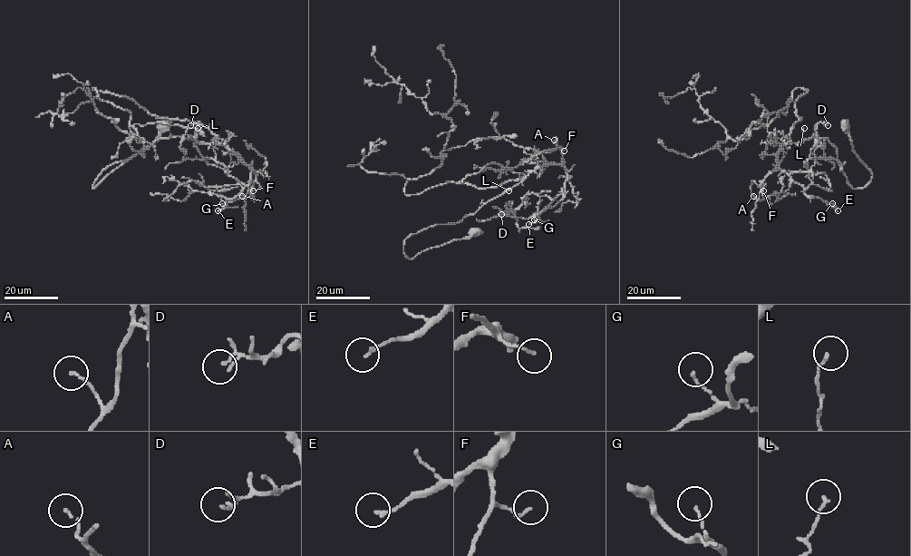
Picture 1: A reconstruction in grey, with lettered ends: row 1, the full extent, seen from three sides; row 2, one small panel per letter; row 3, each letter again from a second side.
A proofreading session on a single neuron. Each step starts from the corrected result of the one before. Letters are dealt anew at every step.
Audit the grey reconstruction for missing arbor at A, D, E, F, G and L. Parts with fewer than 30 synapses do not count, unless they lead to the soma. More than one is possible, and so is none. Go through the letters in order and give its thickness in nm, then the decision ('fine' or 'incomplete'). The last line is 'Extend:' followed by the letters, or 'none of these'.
A: 110 nm | fine
D: 70 nm | fine
E: 160 nm | fine
F: 120 nm | fine
G: 110 nm | fine
L: 130 nm | fine
Extend: none of these

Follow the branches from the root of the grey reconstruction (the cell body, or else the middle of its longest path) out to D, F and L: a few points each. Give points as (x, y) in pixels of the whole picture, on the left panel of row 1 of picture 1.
D: (164, 125), (92, 188), (176, 136), (222, 143), (254, 170), (254, 185), (203, 157), (200, 122), (190, 125)
F: (164, 125), (92, 188), (157, 140), (181, 136), (236, 153), (251, 169), (253, 190)
L: (164, 125), (161, 133), (147, 147), (109, 165), (92, 188), (157, 140), (176, 136), (193, 140), (198, 128)

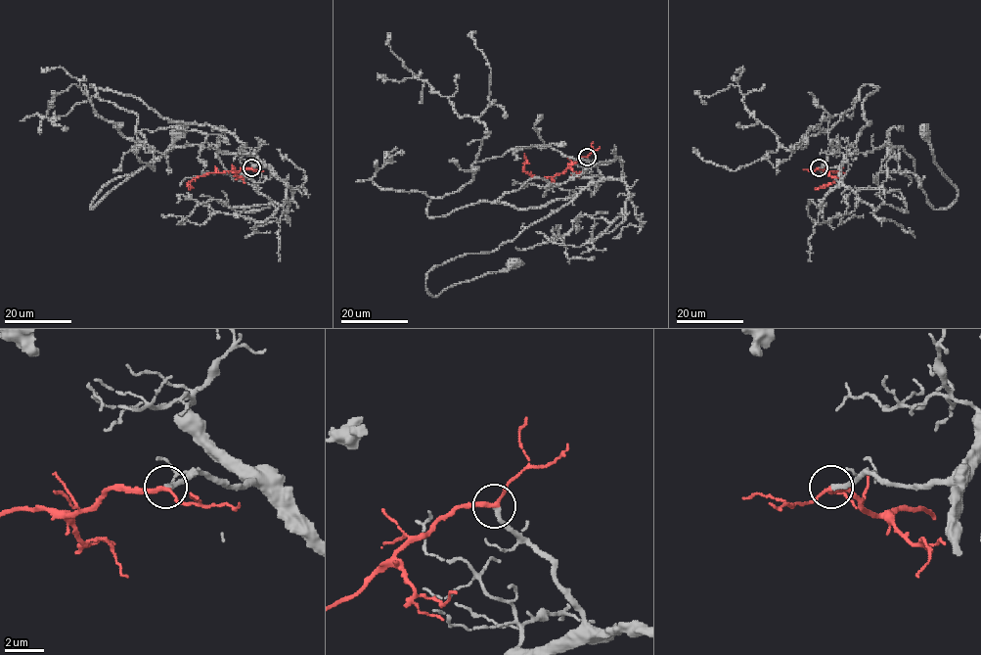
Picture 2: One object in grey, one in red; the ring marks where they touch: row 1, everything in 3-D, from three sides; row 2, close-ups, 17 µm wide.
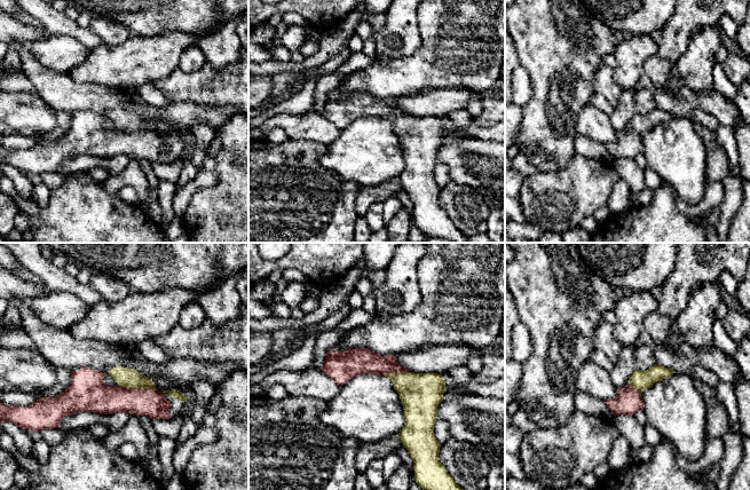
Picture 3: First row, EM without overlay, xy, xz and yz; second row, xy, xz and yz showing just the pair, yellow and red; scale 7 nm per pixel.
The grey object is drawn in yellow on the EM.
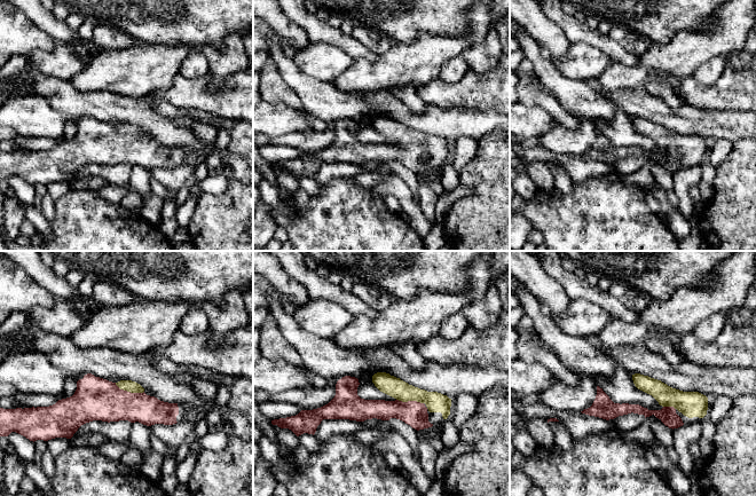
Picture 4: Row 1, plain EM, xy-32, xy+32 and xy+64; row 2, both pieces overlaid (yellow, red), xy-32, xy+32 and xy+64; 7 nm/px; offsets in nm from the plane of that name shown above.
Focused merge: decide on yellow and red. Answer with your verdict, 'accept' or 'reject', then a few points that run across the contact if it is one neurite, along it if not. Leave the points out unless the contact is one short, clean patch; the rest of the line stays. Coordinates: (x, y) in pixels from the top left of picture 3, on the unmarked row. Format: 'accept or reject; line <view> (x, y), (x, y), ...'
accept; line xy (124, 120), (137, 131), (126, 141), (105, 143)

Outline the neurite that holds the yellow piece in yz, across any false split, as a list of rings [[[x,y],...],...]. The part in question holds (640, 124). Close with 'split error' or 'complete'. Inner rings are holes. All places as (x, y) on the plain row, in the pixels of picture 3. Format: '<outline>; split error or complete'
[[[658,108],[646,114],[637,112],[629,127],[625,131],[617,132],[617,140],[606,144],[606,148],[614,159],[634,159],[645,151],[641,136],[646,132],[653,131],[655,126],[670,121],[673,117],[677,116]]]; split error

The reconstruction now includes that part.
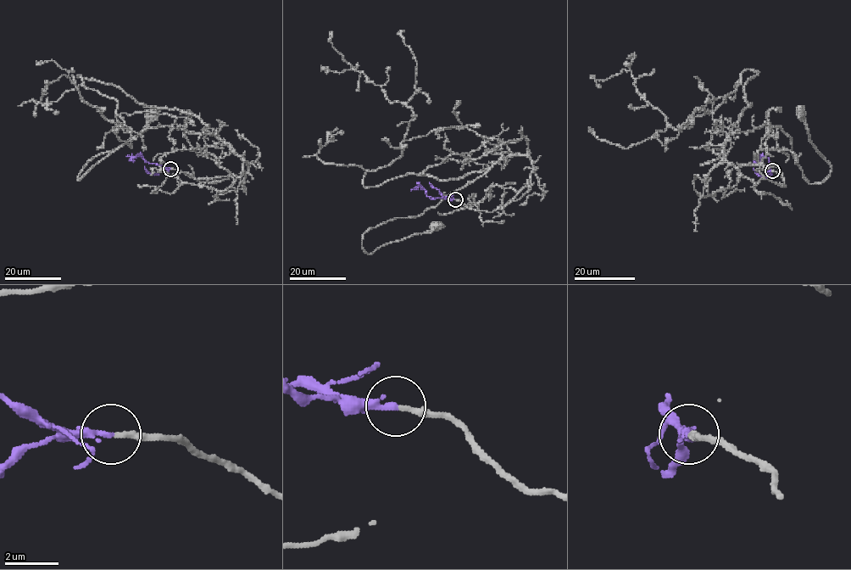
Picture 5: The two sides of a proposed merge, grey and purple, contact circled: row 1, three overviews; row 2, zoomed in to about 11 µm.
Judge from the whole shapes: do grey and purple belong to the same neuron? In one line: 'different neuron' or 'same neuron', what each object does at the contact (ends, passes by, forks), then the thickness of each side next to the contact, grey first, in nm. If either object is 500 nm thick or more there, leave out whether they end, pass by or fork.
same neuron | grey ends | purple ends | 200/240 nm

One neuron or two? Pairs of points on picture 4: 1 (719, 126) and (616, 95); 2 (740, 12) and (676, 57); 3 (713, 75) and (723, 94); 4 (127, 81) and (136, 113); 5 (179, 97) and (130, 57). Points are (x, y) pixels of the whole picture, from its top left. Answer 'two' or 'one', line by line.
1: one
2: one
3: two
4: two
5: two

